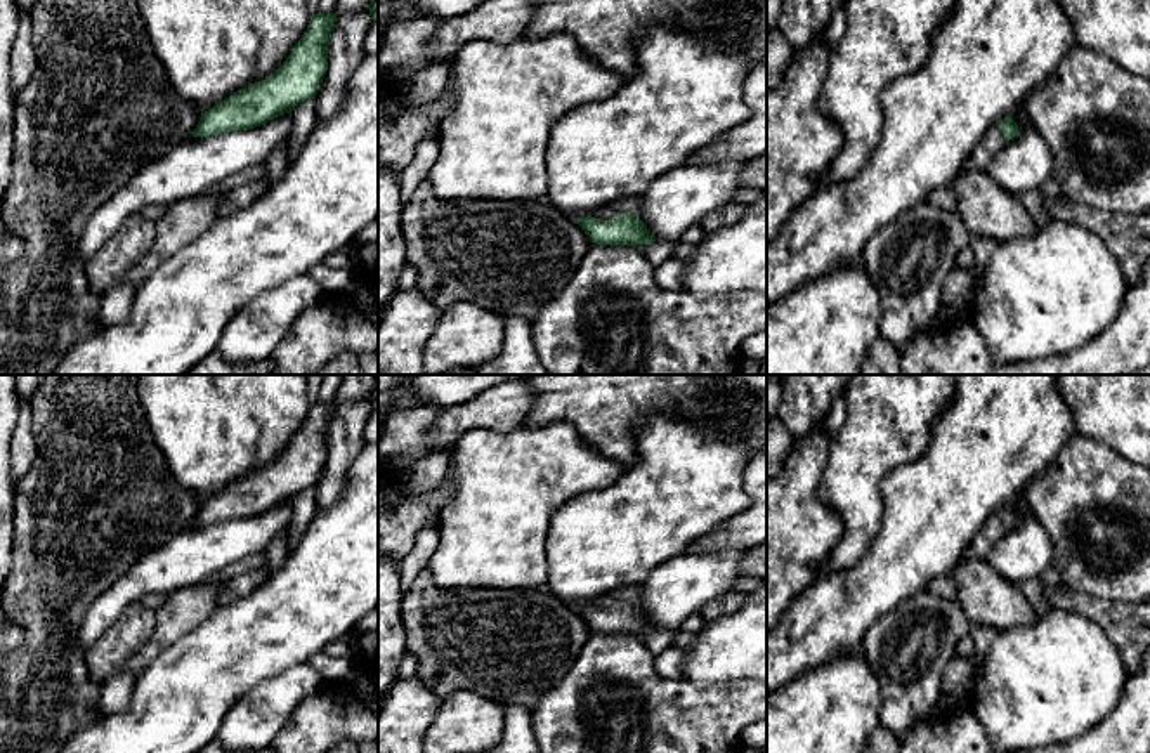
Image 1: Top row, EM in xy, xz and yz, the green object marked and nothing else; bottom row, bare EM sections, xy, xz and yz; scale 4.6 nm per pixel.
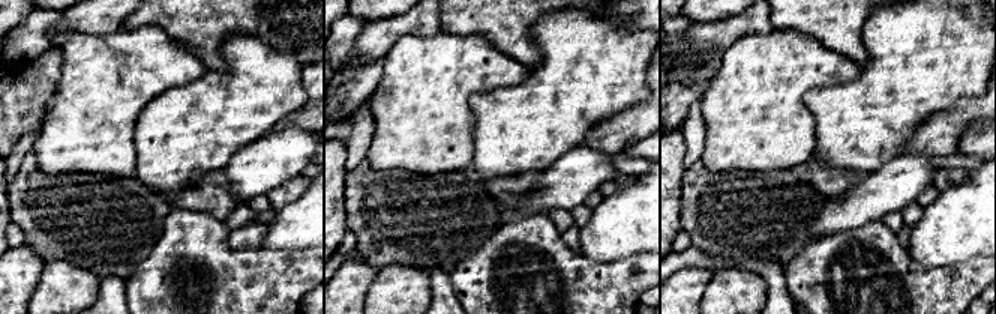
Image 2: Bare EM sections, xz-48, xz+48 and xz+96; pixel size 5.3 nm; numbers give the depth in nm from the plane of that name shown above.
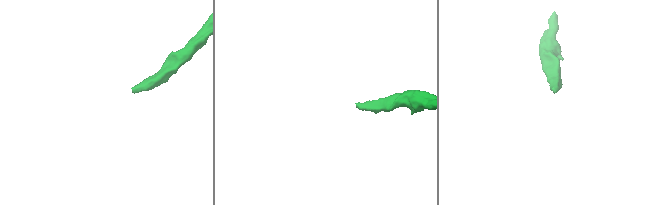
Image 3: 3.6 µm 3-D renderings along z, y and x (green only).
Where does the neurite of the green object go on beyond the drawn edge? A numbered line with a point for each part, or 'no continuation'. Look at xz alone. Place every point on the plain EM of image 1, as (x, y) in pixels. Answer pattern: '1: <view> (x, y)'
1: xz (632, 594)

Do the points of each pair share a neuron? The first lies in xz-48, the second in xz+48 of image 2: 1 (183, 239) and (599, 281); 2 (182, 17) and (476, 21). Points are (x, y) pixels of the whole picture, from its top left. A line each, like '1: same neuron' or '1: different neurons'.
1: same neuron
2: same neuron

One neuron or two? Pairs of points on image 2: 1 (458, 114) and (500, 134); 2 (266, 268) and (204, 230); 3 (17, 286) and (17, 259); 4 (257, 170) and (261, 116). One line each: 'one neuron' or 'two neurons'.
1: two neurons
2: one neuron
3: one neuron
4: two neurons

